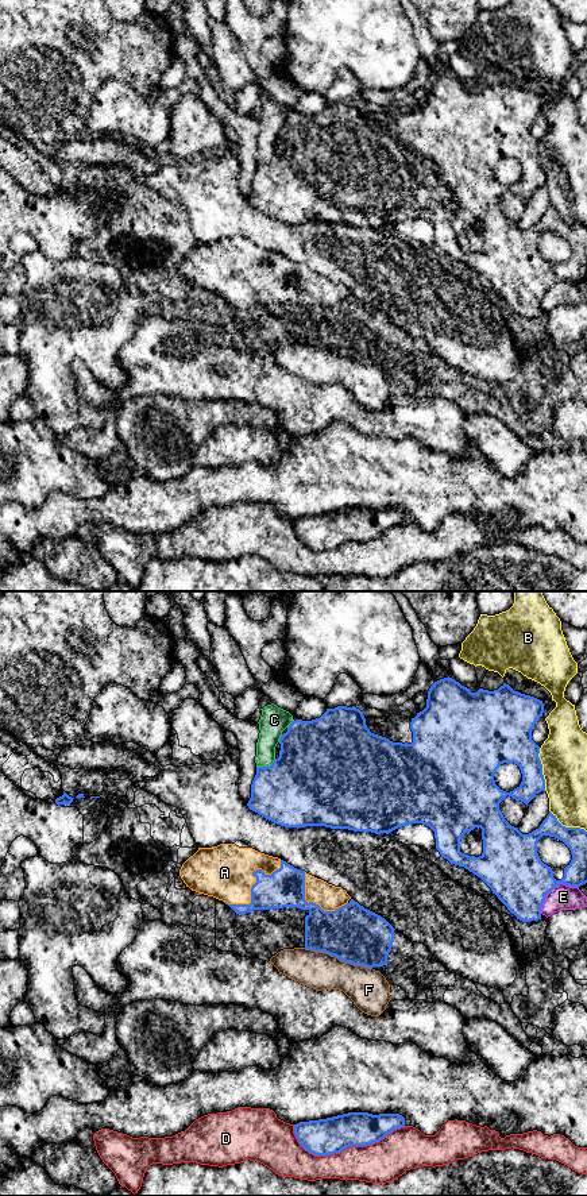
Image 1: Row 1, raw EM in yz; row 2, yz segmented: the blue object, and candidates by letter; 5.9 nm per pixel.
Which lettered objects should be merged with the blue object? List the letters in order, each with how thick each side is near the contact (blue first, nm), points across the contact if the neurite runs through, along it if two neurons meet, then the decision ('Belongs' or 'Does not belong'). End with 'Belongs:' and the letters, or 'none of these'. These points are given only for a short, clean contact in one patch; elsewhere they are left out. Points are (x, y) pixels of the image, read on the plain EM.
A: Thickness 240 nm (blue) against 320 nm. Does not belong
B: Thickness 260 nm (blue) against 280 nm. Does not belong
C: Thickness 460 nm (blue) against 140 nm. Does not belong
D: Thickness 220 nm (blue) against 240 nm. Does not belong
E: Thickness 340 nm (blue) against 150 nm. Does not belong
F: Thickness 340 nm (blue) against 240 nm. Does not belong
Belongs: none of these

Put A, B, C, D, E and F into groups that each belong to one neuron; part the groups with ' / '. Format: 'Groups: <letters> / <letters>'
Groups: A C / B / D / E / F

